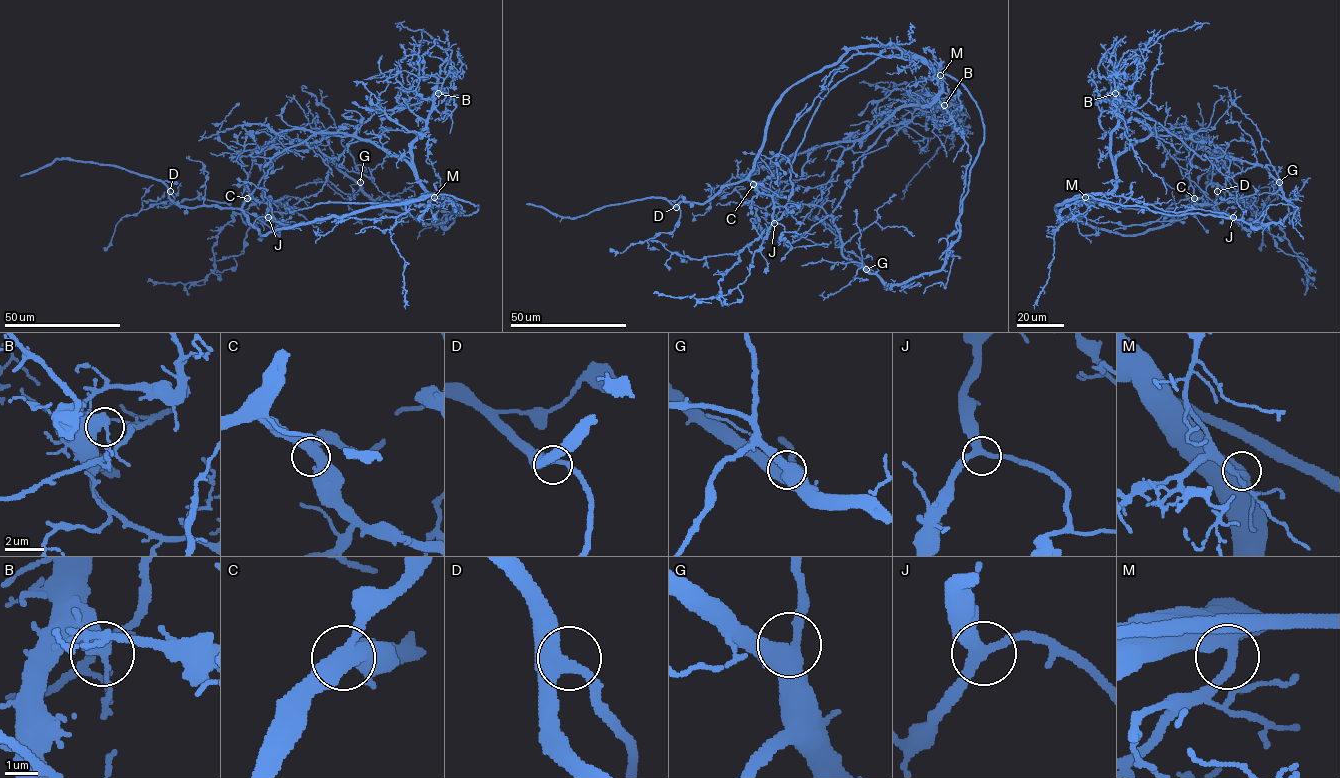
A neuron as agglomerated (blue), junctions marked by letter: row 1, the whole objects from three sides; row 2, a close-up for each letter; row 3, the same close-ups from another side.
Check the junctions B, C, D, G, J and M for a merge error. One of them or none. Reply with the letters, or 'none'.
B

